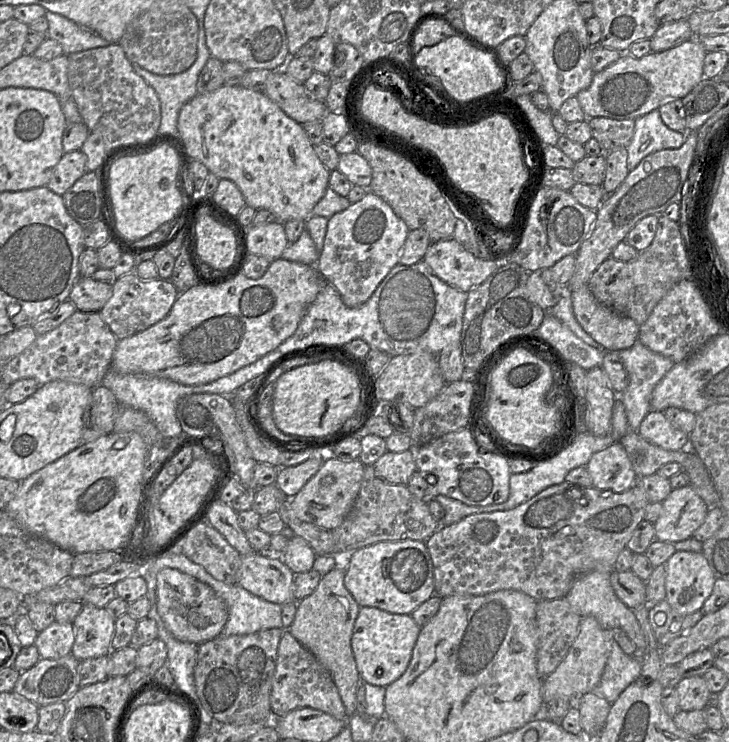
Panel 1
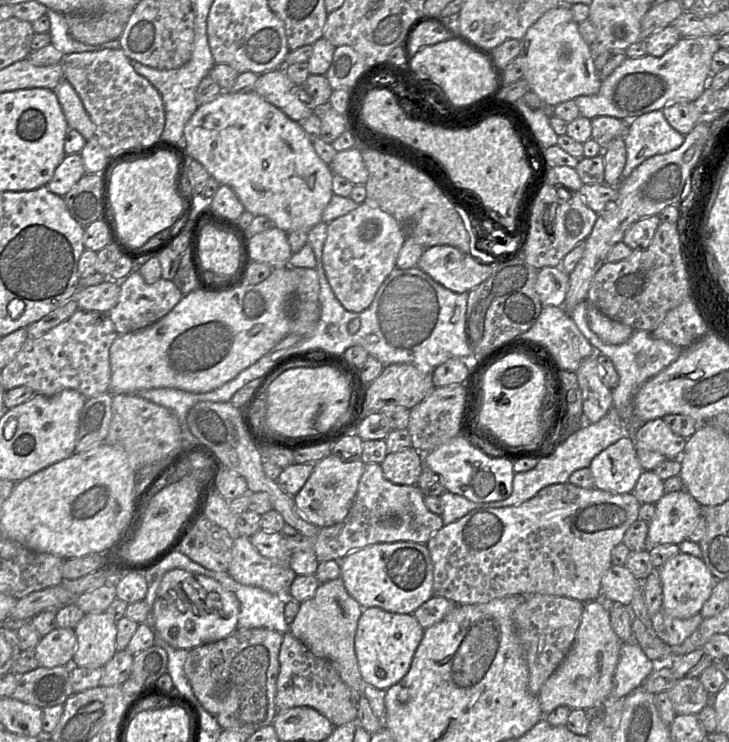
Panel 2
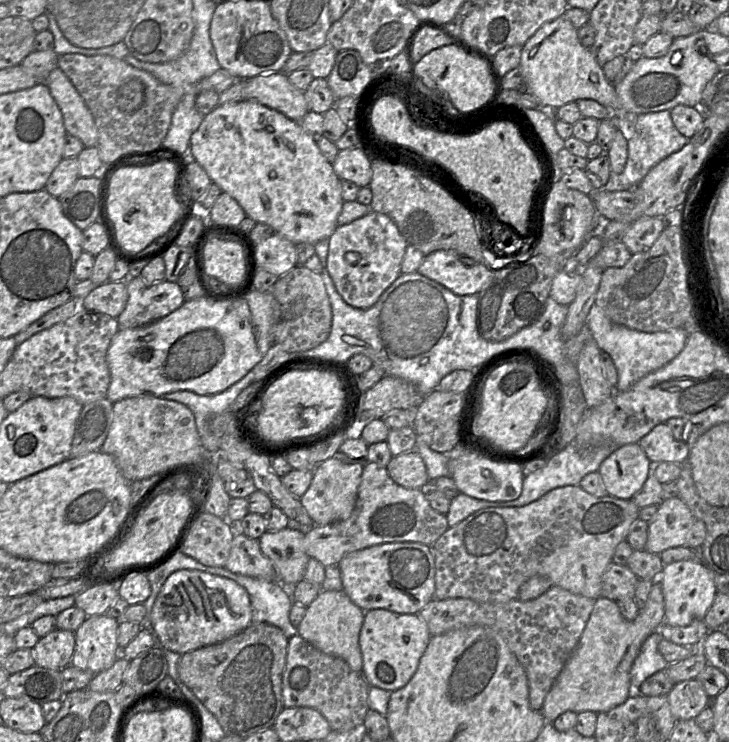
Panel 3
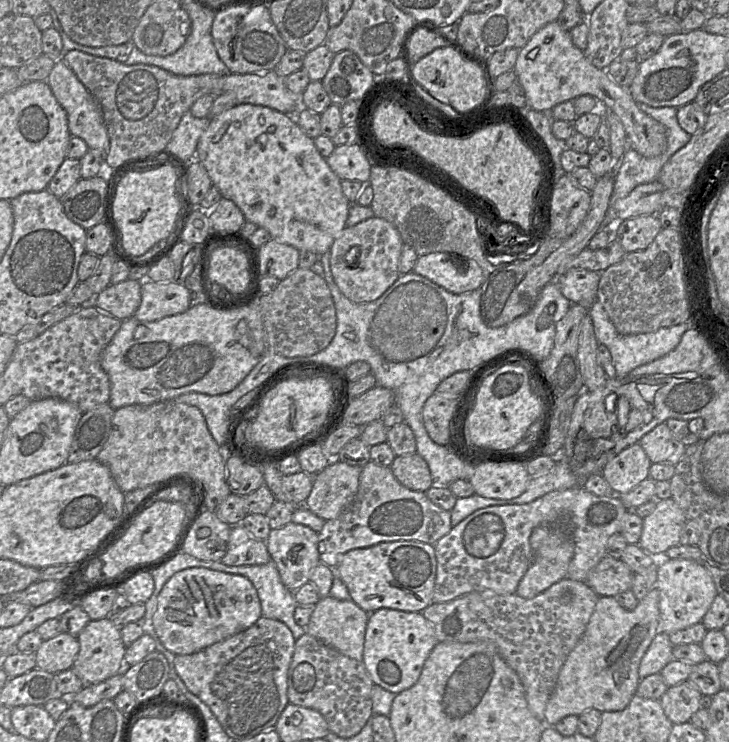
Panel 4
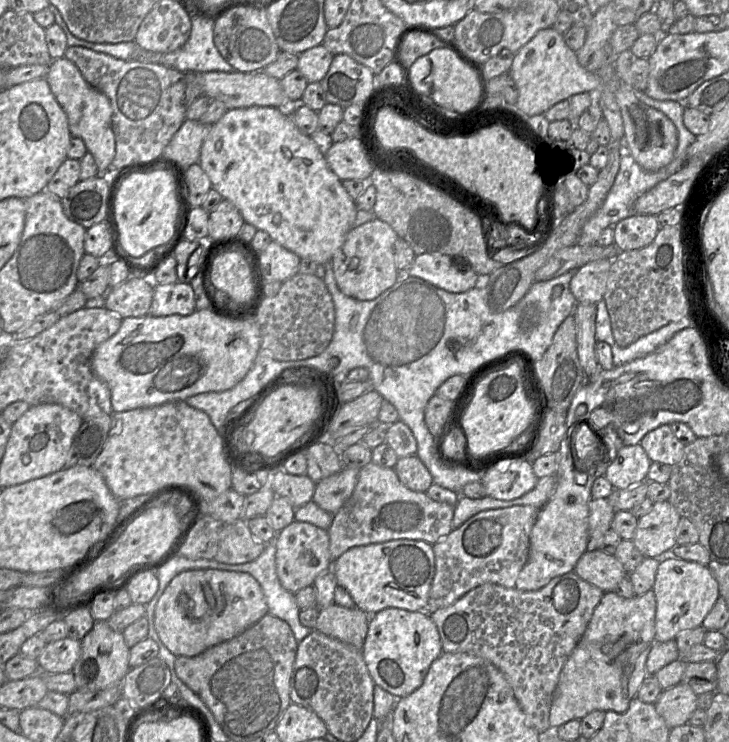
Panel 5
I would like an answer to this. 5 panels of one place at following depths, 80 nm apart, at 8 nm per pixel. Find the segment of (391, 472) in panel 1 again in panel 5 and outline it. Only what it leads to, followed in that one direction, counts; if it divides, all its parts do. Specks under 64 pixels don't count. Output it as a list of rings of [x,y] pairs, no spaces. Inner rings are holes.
[[[416,454],[398,458],[394,471],[403,485],[415,492],[426,492],[433,483],[429,470]]]

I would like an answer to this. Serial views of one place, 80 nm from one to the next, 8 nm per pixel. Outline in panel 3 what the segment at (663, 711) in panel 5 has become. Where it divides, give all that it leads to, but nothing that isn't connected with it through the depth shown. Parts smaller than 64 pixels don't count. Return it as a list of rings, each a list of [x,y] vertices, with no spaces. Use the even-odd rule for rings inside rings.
[[[696,679],[674,684],[667,699],[675,720],[689,720],[708,706],[709,696]]]

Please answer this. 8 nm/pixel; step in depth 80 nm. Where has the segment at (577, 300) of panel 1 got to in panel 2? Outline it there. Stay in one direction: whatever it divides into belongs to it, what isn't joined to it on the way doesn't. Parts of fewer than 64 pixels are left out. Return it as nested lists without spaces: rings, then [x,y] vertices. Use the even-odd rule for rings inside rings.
[[[588,306],[587,320],[590,329],[606,344],[623,344],[633,333],[630,326],[612,320],[594,306]]]

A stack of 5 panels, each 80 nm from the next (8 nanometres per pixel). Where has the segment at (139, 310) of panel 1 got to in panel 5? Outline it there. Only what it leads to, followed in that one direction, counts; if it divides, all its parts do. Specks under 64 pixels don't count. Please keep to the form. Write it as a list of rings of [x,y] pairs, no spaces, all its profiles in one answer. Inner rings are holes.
[[[190,283],[155,284],[148,315],[154,317],[182,315],[196,311],[195,294]]]

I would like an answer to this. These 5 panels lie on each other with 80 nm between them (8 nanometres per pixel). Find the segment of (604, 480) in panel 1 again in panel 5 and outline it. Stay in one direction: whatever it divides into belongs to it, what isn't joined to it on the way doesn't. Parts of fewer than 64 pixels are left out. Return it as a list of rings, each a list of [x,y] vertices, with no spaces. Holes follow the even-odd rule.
[[[641,444],[623,446],[604,476],[614,489],[626,489],[647,480],[652,461]]]

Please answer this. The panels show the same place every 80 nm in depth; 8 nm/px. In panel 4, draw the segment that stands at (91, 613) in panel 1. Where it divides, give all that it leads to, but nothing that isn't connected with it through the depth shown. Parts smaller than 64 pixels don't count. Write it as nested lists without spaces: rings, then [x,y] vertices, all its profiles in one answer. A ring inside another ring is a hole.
[[[111,617],[90,620],[77,635],[77,639],[80,648],[71,669],[84,685],[102,682],[118,674],[124,668],[126,646],[121,637],[120,627],[112,621]]]

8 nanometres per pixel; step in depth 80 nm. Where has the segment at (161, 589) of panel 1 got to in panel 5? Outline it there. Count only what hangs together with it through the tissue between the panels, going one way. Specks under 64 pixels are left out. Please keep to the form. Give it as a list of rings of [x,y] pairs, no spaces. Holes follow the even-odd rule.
[[[218,569],[186,570],[165,588],[154,611],[159,638],[176,656],[196,656],[209,647],[232,639],[268,614],[259,582],[250,574]]]

